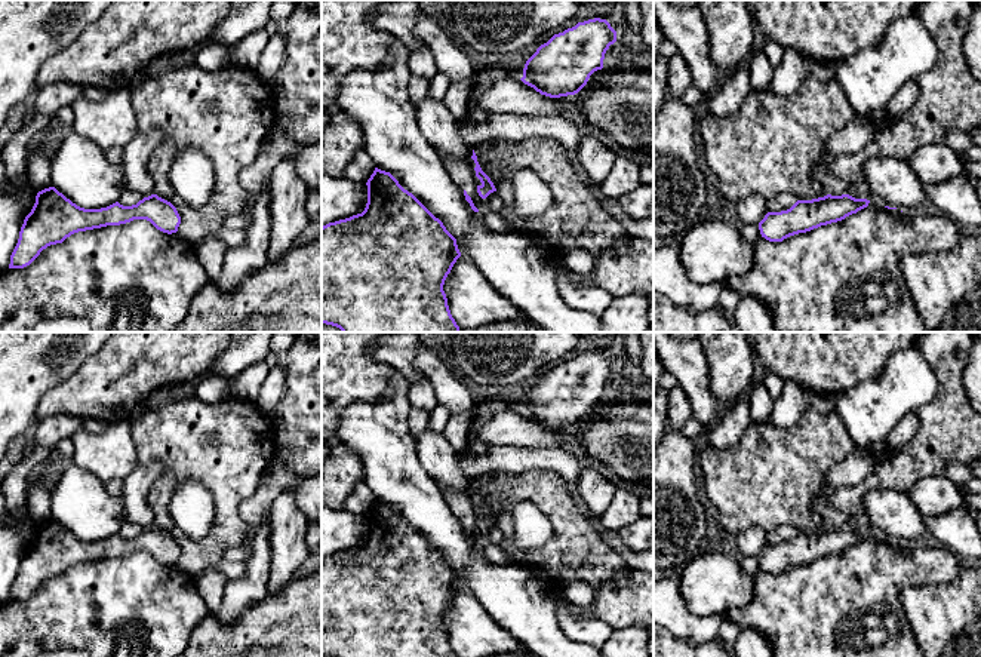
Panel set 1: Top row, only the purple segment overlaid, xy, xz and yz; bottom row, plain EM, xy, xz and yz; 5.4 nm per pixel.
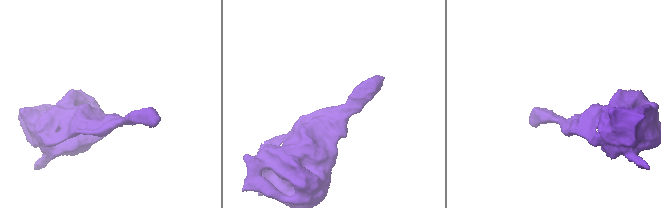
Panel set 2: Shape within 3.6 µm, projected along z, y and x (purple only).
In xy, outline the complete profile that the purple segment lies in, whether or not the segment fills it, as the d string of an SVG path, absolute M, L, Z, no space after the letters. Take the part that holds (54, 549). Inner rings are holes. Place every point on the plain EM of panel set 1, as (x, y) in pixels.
M55 519L44 521L37 525L36 535L24 552L9 601L30 598L43 581L62 575L74 565L120 558L133 552L147 552L167 567L176 565L181 556L176 540L157 526L144 529L132 538L116 534L101 541L84 541Z

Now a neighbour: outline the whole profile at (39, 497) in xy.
M34 473L27 485L28 513L36 525L52 519L52 494L46 482Z

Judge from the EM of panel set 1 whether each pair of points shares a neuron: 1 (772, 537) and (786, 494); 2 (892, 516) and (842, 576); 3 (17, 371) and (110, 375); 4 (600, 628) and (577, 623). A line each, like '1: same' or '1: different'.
1: different
2: different
3: different
4: same

